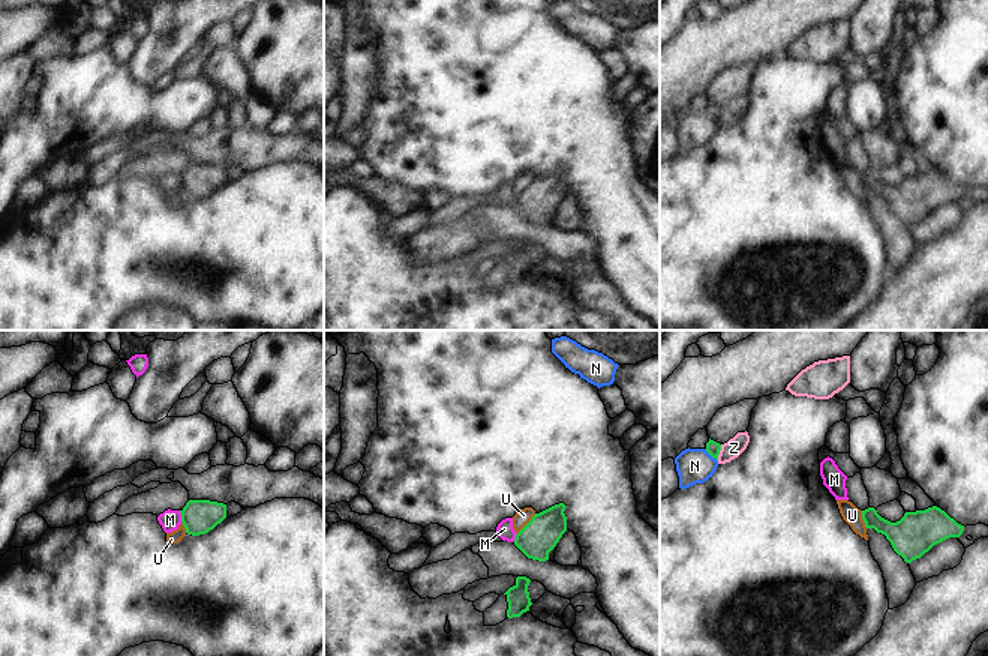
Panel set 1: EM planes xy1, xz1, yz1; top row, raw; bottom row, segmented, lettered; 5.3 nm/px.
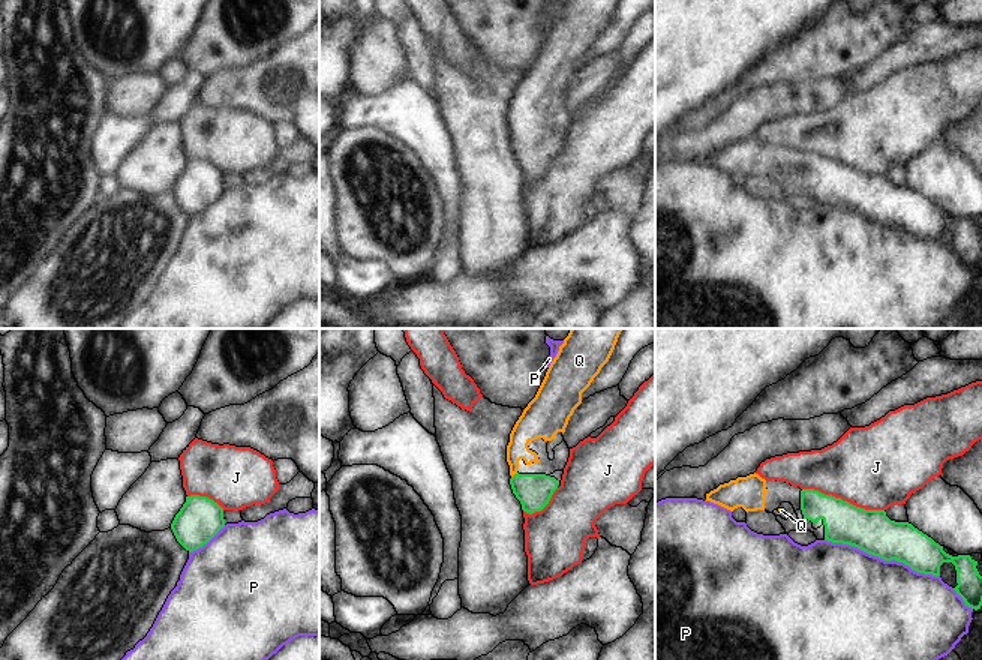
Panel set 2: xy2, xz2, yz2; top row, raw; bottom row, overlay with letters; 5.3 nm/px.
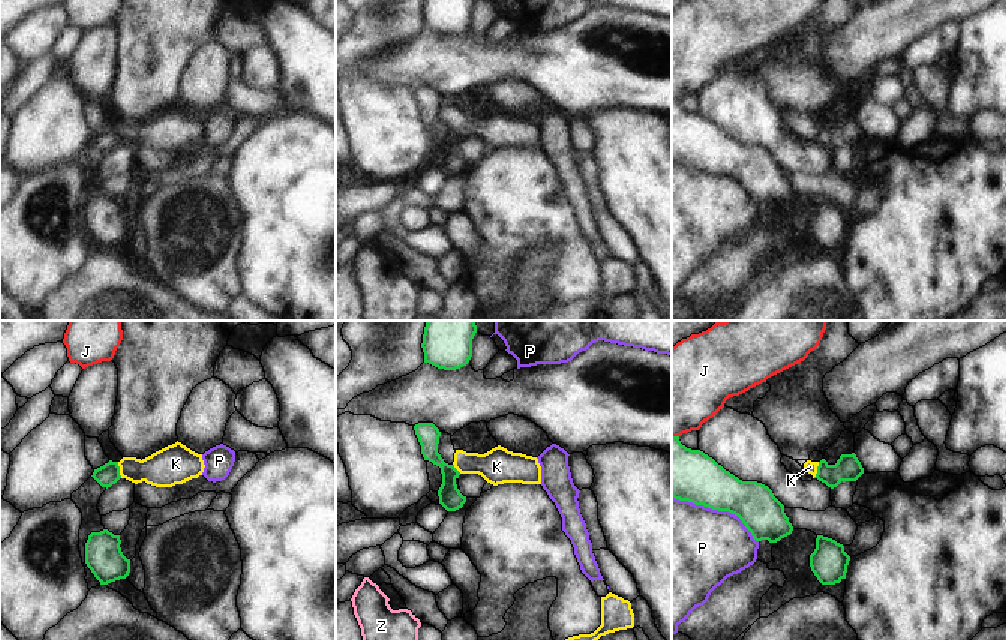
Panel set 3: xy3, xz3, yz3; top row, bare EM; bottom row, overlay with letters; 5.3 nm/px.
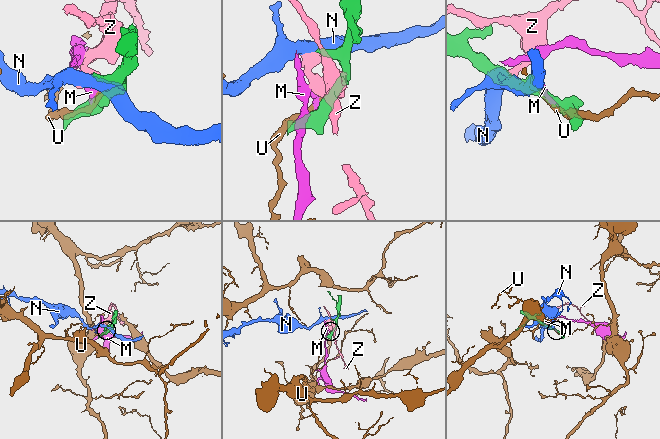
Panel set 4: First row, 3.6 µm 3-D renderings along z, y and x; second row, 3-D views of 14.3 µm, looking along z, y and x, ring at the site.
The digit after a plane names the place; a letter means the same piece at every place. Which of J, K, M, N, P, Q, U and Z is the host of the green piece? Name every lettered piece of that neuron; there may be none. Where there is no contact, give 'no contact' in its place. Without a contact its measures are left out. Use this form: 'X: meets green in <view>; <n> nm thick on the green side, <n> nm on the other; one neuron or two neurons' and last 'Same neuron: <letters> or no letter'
J: meets green in yz2; 220 nm thick on the green side, 440 nm on the other; two neurons
K: meets green in xy3; 120 nm thick on the green side, 200 nm on the other; two neurons
M: meets green in xy1; 190 nm thick on the green side, 110 nm on the other; two neurons
N: meets green in yz1; 80 nm thick on the green side, 190 nm on the other; two neurons
P: meets green in yz2; 220 nm thick on the green side, 500 nm on the other; two neurons
Q: meets green in xz2; 190 nm thick on the green side, 130 nm on the other; one neuron
U: meets green in xz1; 190 nm thick on the green side, 90 nm on the other; two neurons
Z: meets green in yz1; 80 nm thick on the green side, 100 nm on the other; two neurons
Same neuron: Q

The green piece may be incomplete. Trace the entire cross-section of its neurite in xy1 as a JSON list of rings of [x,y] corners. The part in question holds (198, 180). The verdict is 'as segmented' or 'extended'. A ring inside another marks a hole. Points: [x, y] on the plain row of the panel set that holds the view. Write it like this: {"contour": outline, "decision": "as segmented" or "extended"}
{"contour": [[[189,164],[180,177],[186,197],[199,200],[226,182],[226,168],[210,164]]], "decision": "as segmented"}

